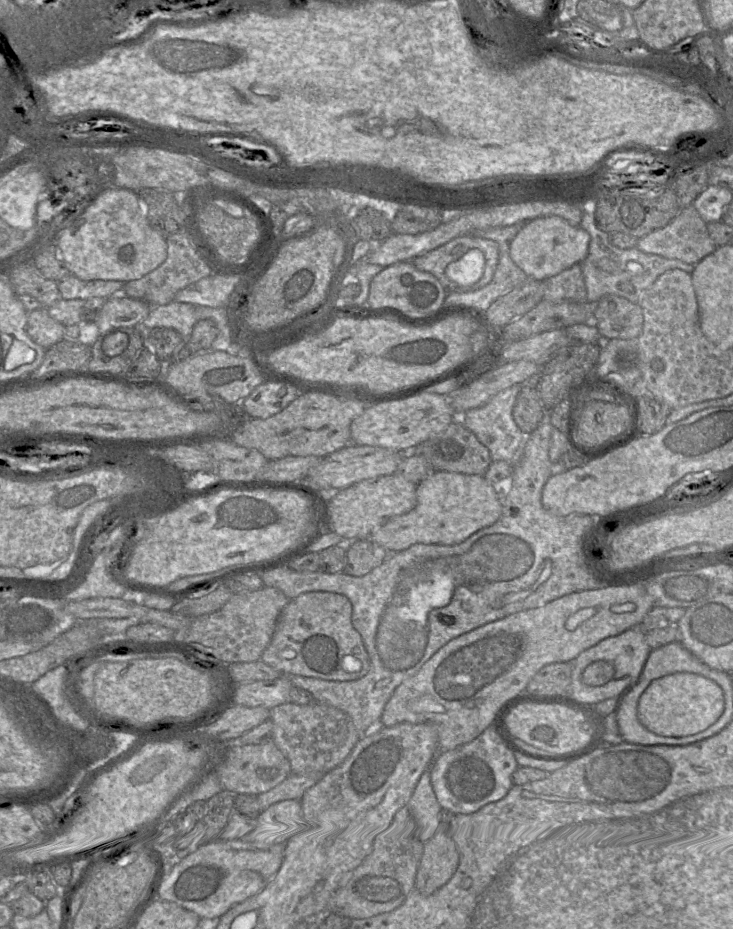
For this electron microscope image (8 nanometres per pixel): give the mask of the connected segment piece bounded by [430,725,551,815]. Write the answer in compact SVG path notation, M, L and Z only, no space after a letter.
M507 725L498 731L488 727L473 741L437 756L430 773L433 791L441 808L455 815L470 815L503 799L513 786L513 773L520 767L516 755L536 760L551 759L546 751L514 736Z

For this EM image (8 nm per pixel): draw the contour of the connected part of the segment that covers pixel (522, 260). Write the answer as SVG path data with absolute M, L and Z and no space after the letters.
M543 216L524 224L510 243L510 257L529 279L544 281L571 267L580 264L588 254L590 236L580 226L572 226L565 219Z

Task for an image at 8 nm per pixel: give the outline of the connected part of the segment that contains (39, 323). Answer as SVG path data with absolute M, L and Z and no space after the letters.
M47 308L27 313L25 331L36 344L48 349L63 339L65 326L48 314Z

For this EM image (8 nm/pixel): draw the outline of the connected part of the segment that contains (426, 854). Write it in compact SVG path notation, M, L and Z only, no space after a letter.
M438 830L435 835L424 842L422 858L414 876L414 888L423 896L430 896L440 890L453 876L459 864L459 852L453 838L445 831Z

